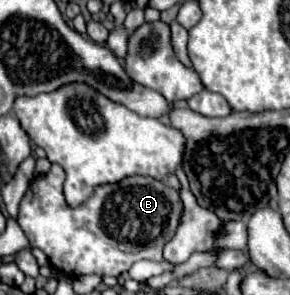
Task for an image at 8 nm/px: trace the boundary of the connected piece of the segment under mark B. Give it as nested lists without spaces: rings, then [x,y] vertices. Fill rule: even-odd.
[[[53,164],[45,176],[33,178],[19,204],[17,216],[17,222],[23,228],[29,244],[43,250],[53,268],[71,278],[85,274],[119,276],[121,272],[127,272],[137,260],[163,260],[163,246],[175,236],[175,230],[179,228],[183,216],[183,202],[177,188],[169,188],[165,182],[151,176],[127,176],[115,184],[101,184],[83,204],[71,208],[67,206],[63,196],[63,182],[65,170],[59,164]]]

